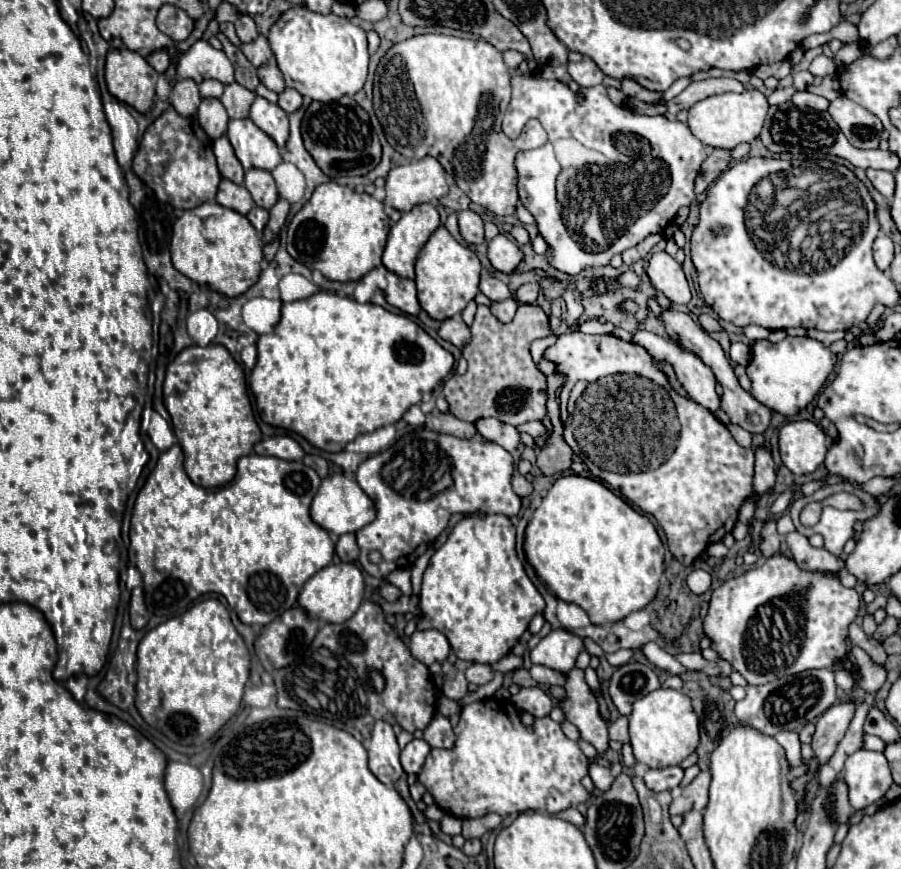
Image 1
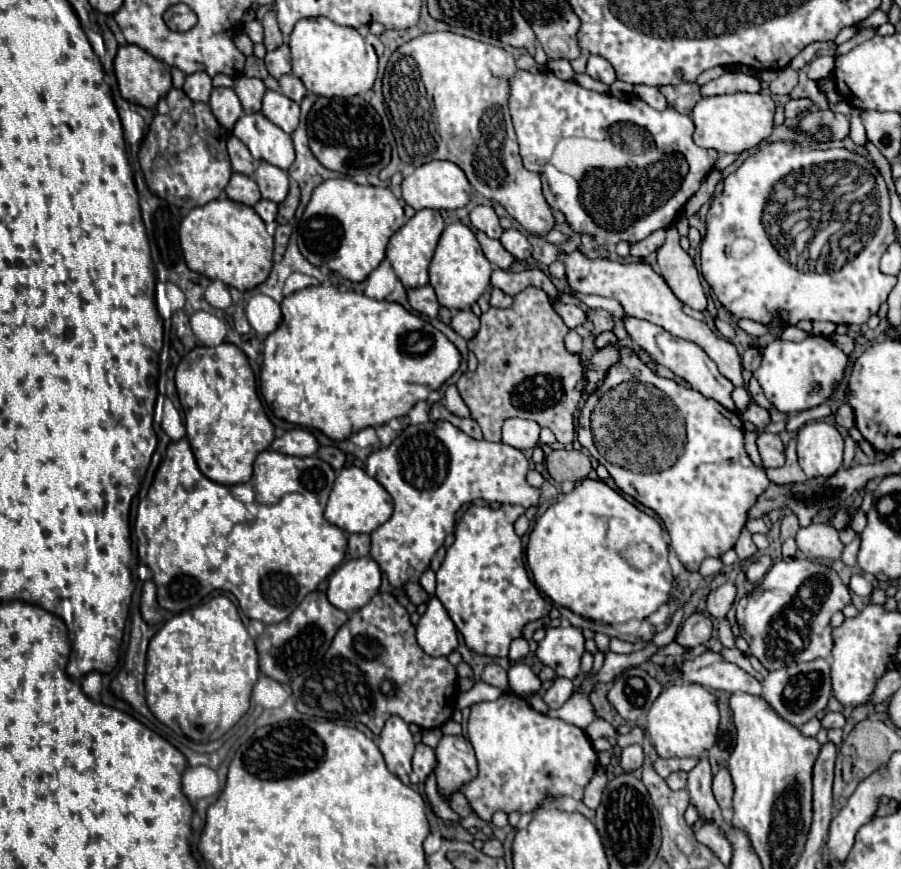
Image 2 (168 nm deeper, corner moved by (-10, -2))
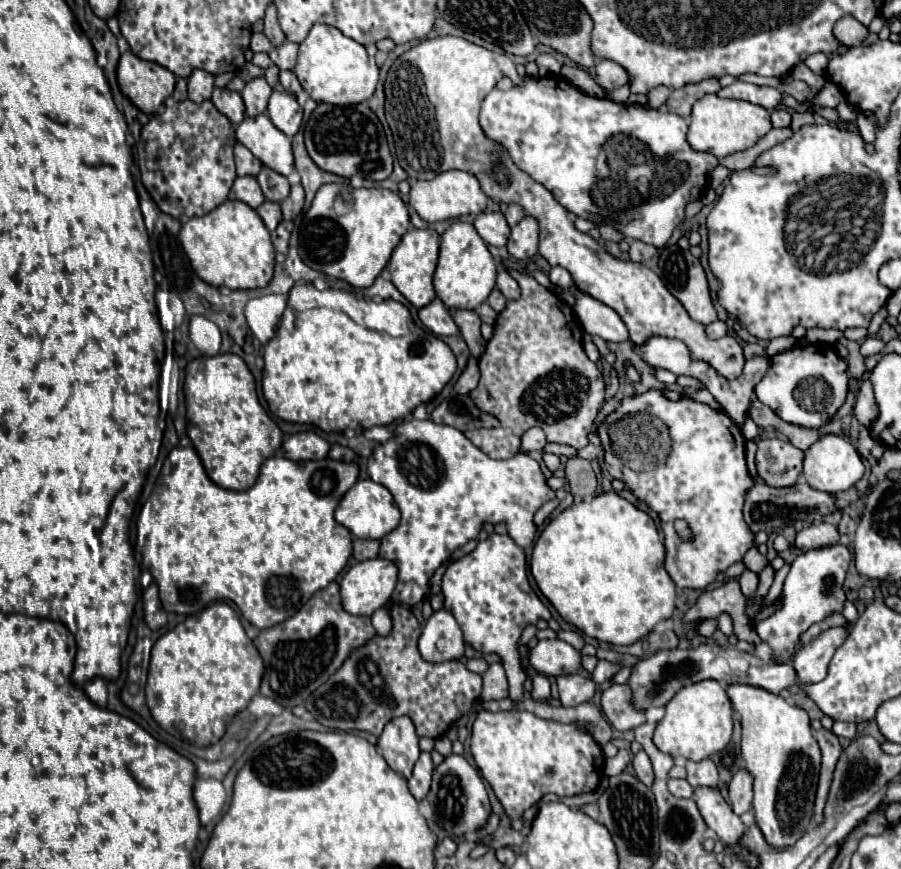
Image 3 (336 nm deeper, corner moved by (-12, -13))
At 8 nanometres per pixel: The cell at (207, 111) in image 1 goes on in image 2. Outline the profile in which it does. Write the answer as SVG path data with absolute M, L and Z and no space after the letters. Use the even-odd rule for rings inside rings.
M213 88L209 106L213 116L219 120L219 124L223 124L225 130L231 130L243 114L239 98L231 88Z

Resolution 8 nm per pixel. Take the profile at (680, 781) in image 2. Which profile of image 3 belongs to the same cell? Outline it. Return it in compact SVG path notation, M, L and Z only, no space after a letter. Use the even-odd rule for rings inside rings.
M669 779L667 785L675 797L693 797L693 787L687 783L687 779Z

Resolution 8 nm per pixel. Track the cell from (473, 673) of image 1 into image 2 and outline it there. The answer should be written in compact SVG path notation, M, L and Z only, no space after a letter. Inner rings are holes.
M487 664L483 674L481 674L481 680L503 690L503 692L509 692L509 680L507 680L507 670L501 668L499 664Z

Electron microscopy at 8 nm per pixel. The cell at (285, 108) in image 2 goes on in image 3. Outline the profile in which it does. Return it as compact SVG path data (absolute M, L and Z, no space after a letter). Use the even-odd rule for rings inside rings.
M277 87L269 99L267 115L277 129L281 129L287 137L293 137L301 125L303 107L297 103L297 99L291 93Z

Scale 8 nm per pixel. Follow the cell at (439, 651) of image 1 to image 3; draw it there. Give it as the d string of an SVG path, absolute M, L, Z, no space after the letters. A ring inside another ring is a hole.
M441 609L435 611L421 633L419 639L419 651L423 659L427 661L449 661L449 659L461 659L463 657L463 633L457 625L455 617Z

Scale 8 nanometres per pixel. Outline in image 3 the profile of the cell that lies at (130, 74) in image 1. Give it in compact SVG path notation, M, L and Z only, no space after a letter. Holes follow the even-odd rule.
M125 51L117 65L117 81L121 91L147 115L153 115L175 87L175 75L151 61L143 61Z

